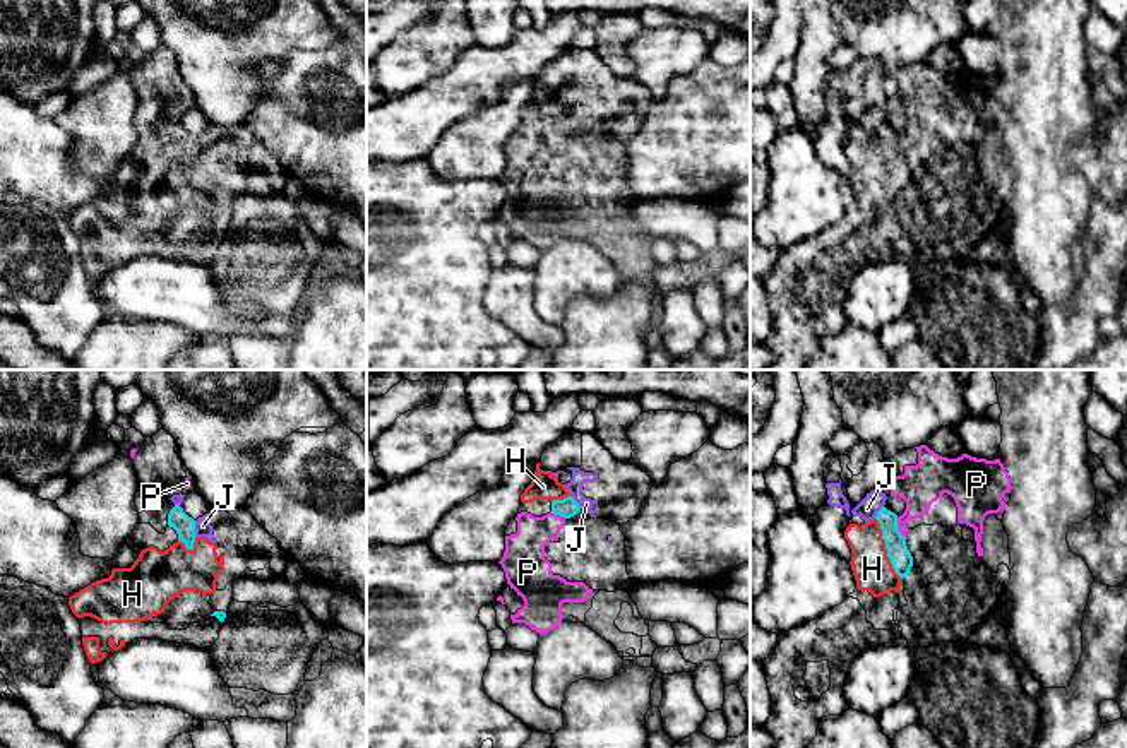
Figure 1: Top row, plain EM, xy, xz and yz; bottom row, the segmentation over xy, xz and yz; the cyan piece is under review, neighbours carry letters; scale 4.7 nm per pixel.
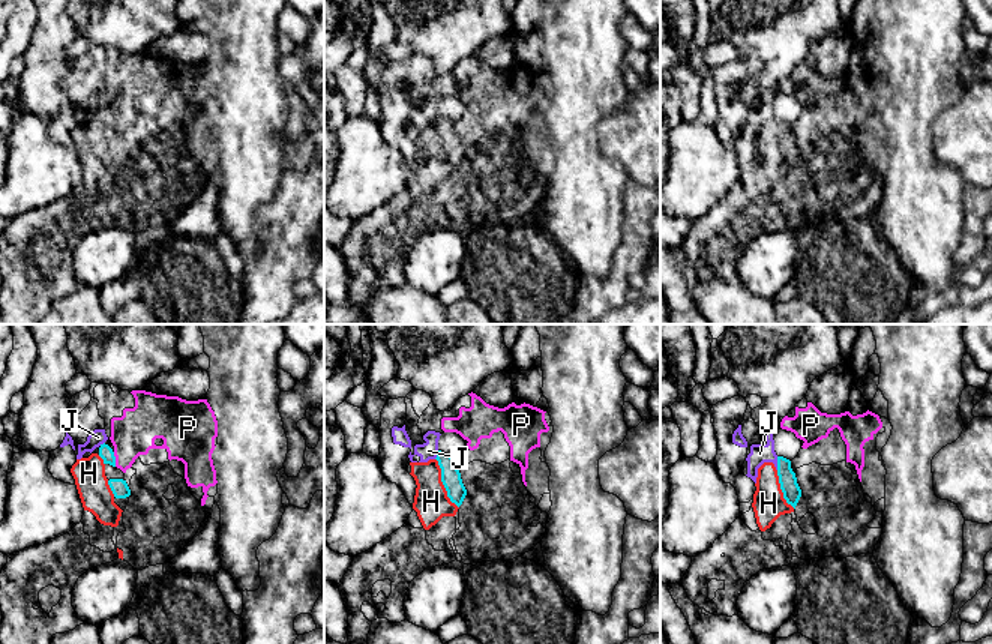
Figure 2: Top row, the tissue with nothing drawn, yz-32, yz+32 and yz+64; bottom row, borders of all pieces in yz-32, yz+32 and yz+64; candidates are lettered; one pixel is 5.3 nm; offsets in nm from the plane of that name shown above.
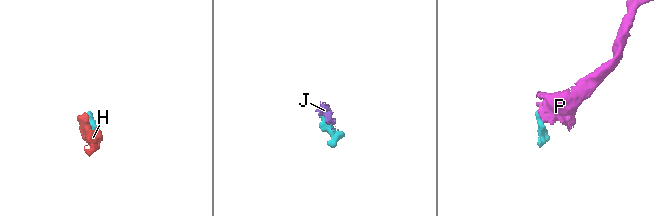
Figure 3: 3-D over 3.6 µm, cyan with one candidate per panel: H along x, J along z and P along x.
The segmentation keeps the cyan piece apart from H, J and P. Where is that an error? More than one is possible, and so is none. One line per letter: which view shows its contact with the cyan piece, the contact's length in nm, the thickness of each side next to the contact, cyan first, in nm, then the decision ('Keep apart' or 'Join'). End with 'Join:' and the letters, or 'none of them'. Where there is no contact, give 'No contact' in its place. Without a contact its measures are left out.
H: Touches cyan in yz. Shared border 320 nm. Thickness 100 nm (cyan) against 190 nm. Join
J: Touches cyan in xy. Shared border 80 nm. Thickness 100 nm (cyan) against 80 nm. Join
P: Touches cyan in yz. Shared border 110 nm. Thickness 100 nm (cyan) against 200 nm. Join
Join: H, J, P

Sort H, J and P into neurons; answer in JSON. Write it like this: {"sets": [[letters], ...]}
{"sets": [["H", "J", "P"]]}

